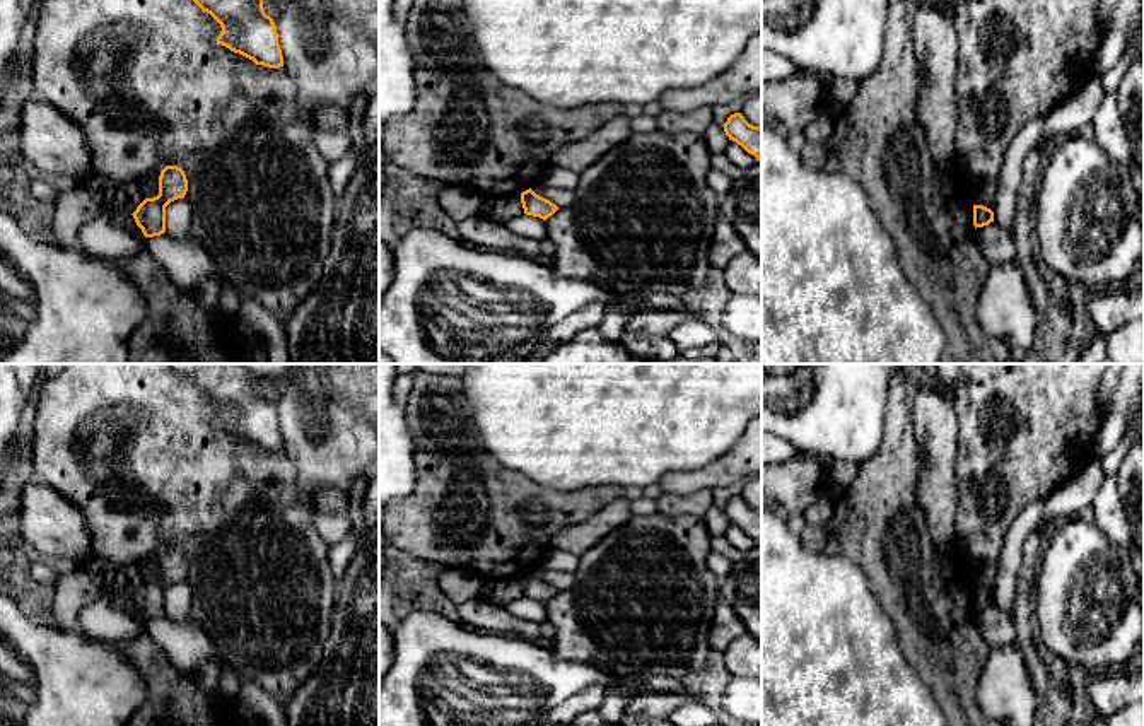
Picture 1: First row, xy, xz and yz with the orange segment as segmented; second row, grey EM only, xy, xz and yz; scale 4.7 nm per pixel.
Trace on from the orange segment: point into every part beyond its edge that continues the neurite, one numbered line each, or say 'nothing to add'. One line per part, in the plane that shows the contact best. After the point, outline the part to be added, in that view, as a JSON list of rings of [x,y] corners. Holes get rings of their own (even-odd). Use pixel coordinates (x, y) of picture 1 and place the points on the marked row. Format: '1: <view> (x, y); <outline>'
nothing to add

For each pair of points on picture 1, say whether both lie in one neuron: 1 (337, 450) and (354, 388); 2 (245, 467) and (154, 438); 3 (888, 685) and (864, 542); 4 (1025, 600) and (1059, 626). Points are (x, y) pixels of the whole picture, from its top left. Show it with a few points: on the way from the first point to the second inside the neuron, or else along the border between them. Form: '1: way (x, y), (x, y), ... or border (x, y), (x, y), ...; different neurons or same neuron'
1: border (325, 381), (340, 400), (361, 414); different neurons
2: way (222, 467), (183, 467), (176, 460); same neuron
3: border (851, 559), (863, 571), (875, 598), (895, 626); different neurons
4: border (1037, 567), (1035, 632); different neurons

